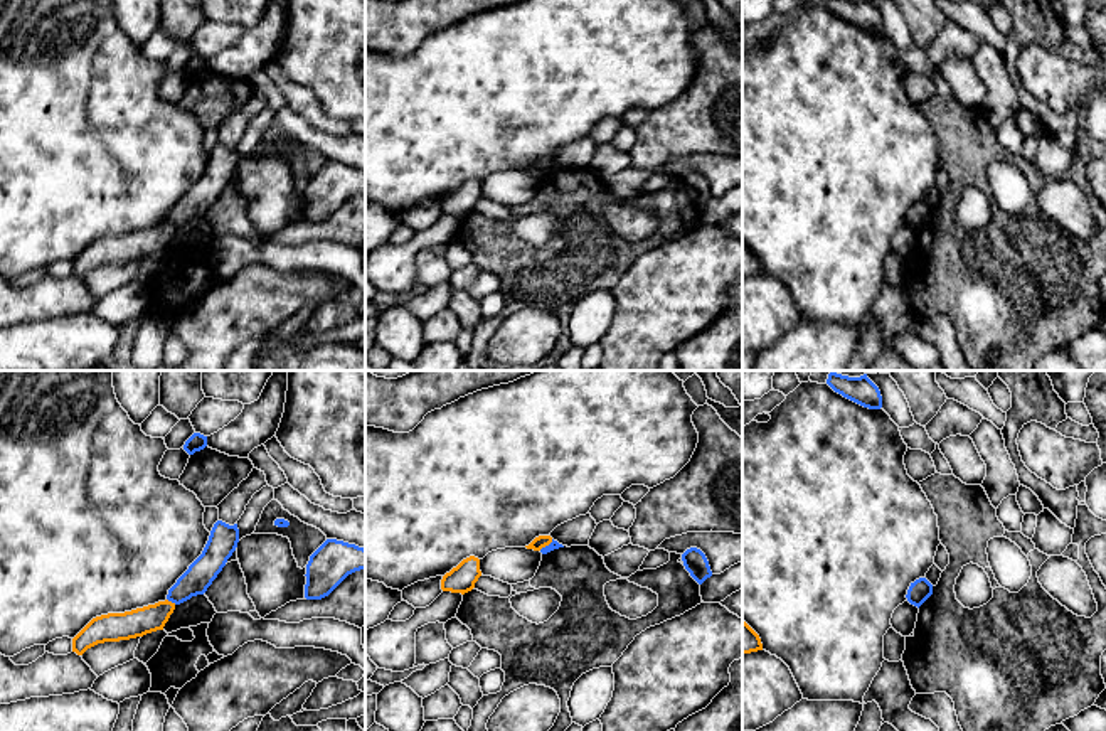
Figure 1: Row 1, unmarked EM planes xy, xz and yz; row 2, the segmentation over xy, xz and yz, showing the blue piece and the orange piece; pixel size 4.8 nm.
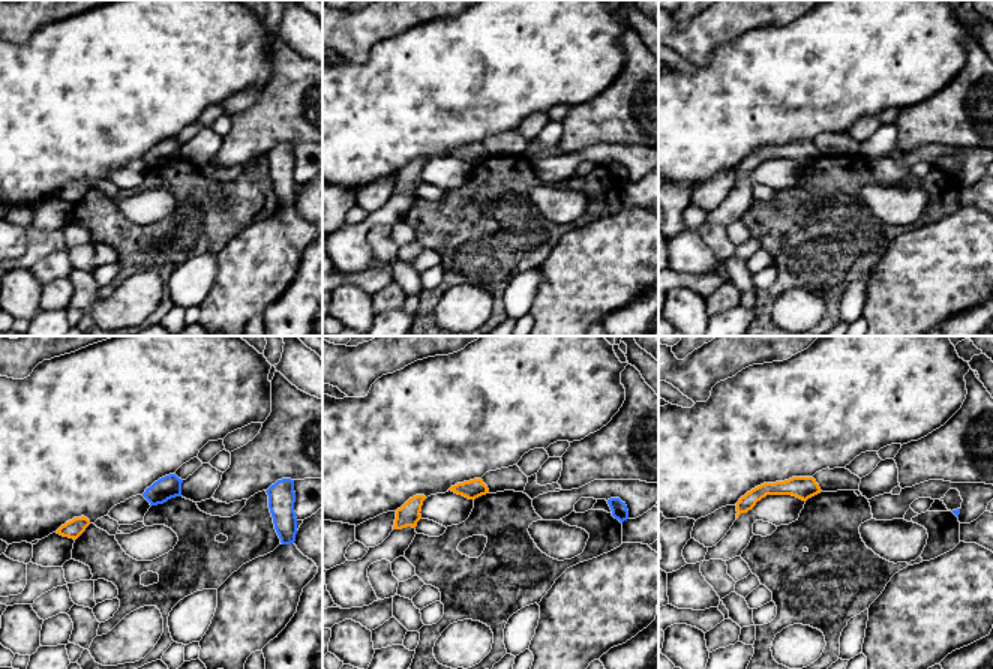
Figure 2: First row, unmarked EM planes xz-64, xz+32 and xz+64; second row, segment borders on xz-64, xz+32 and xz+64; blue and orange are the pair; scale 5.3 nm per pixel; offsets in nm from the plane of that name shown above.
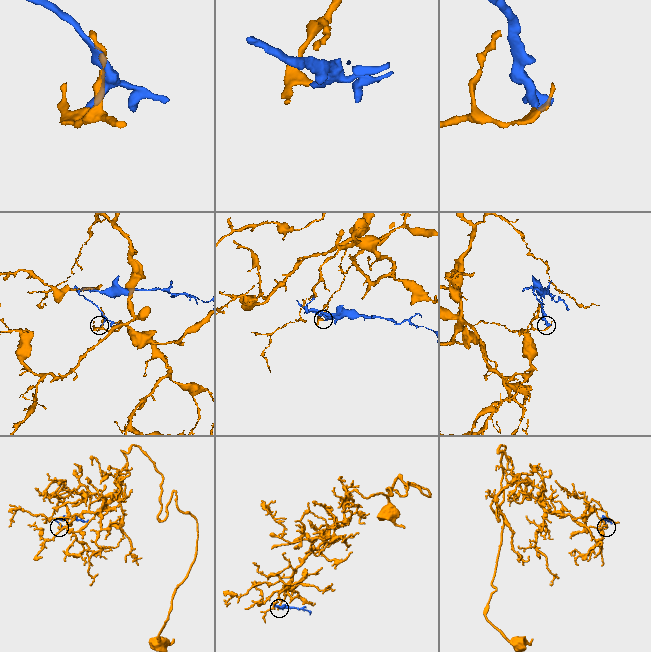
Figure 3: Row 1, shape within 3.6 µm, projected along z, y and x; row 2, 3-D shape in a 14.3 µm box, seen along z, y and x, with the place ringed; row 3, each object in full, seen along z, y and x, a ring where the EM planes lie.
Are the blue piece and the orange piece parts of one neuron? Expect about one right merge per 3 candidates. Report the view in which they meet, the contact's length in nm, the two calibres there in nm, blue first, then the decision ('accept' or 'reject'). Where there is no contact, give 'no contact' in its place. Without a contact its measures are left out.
xy | 50 nm | 140/130 nm | reject

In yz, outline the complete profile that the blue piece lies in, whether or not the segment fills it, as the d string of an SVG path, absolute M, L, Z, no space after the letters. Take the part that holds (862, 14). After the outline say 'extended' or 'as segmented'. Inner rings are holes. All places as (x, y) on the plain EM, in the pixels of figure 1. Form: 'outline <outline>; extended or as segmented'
outline M828 0L827 7L843 20L869 30L880 32L882 19L869 0Z; as segmented

